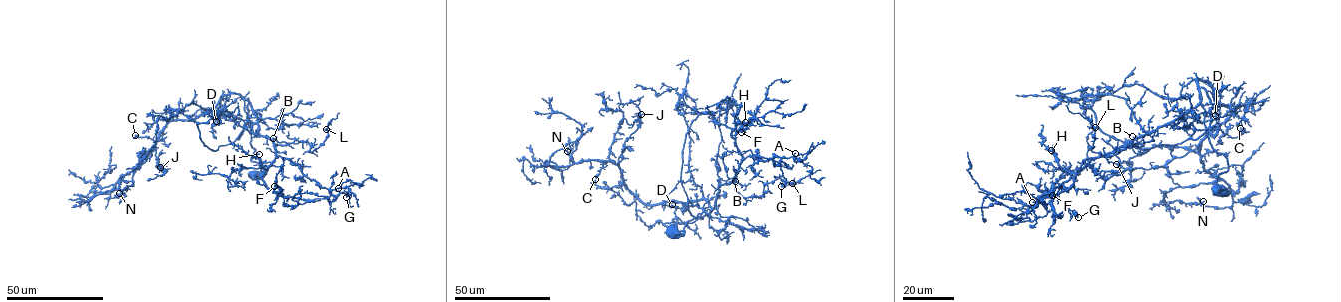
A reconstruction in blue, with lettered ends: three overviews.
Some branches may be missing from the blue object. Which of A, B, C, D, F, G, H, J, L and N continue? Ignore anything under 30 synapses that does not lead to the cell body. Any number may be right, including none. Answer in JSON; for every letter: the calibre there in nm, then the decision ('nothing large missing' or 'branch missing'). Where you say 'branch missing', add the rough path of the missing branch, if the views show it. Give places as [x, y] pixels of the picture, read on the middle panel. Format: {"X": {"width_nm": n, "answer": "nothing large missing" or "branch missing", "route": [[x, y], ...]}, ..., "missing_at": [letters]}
{"A": {"width_nm": 200, "answer": "nothing large missing"}, "B": {"width_nm": 170, "answer": "nothing large missing"}, "C": {"width_nm": 200, "answer": "nothing large missing"}, "D": {"width_nm": 200, "answer": "nothing large missing"}, "F": {"width_nm": 260, "answer": "nothing large missing"}, "G": {"width_nm": 170, "answer": "nothing large missing"}, "H": {"width_nm": 140, "answer": "nothing large missing"}, "J": {"width_nm": 150, "answer": "branch missing", "route": [[641, 114], [641, 101], [626, 86]]}, "L": {"width_nm": 170, "answer": "nothing large missing"}, "N": {"width_nm": 130, "answer": "nothing large missing"}, "missing_at": ["J"]}

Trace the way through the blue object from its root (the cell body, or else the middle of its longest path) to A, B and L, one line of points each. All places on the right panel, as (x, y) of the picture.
A: (1222, 190), (1217, 177), (1228, 162), (1209, 141), (1199, 89), (1186, 113), (1083, 161), (1068, 189), (1032, 202)
B: (1222, 190), (1217, 177), (1227, 170), (1228, 162), (1209, 141), (1199, 89), (1193, 107), (1149, 133), (1132, 136)
L: (1222, 190), (1199, 89), (1142, 146), (1104, 157), (1095, 127)

